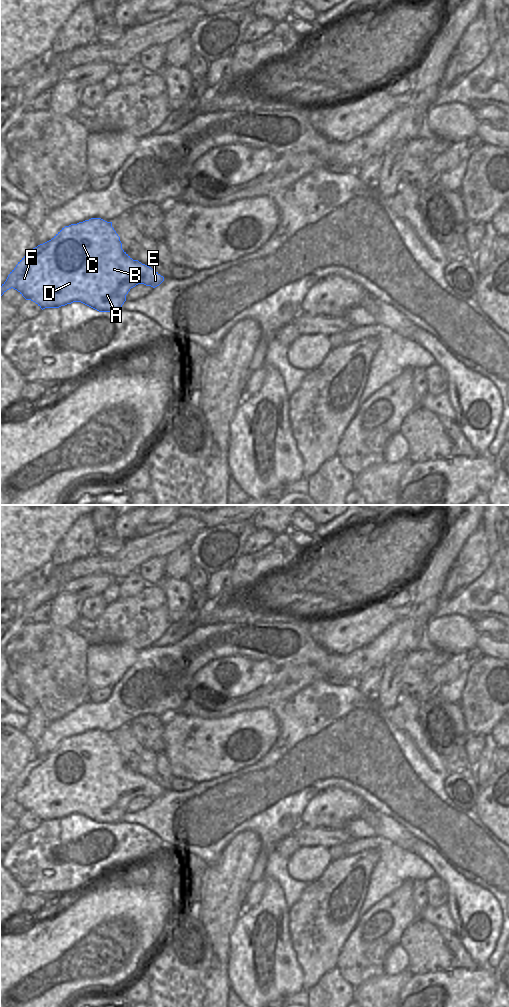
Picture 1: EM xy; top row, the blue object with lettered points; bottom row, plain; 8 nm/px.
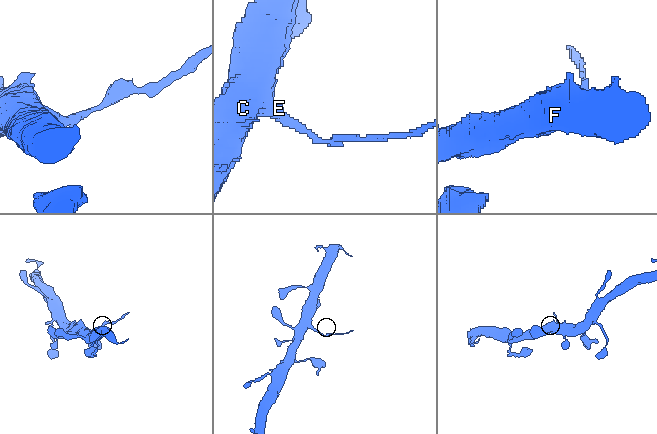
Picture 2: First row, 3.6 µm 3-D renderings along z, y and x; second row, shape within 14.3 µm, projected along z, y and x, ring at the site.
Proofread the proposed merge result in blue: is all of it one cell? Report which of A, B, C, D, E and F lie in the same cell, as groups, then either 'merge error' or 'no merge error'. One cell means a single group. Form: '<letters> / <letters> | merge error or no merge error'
A B C D F / E | merge error

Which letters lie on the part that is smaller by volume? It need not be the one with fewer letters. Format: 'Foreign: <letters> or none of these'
Foreign: E

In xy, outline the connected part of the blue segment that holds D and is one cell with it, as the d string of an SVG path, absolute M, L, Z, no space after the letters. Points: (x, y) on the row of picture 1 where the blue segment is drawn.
M91 218L65 226L51 240L29 250L0 286L0 297L13 288L26 300L35 302L42 310L81 302L99 312L115 312L121 309L131 288L138 284L147 284L142 281L142 269L142 263L133 260L122 249L120 237L112 227L112 222Z

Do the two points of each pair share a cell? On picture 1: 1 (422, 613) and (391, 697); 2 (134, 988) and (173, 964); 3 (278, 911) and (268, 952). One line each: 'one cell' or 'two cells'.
1: one cell
2: two cells
3: one cell

